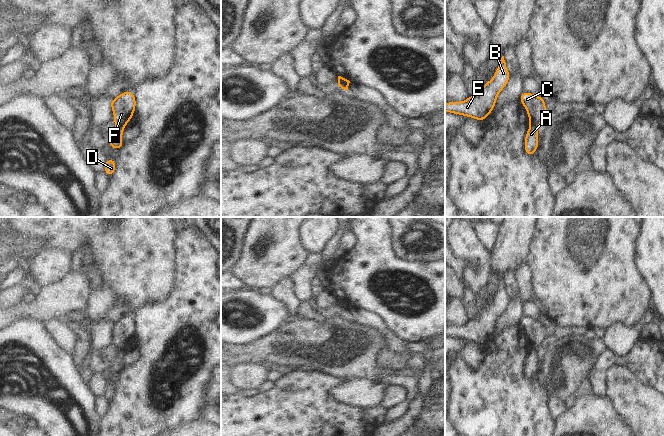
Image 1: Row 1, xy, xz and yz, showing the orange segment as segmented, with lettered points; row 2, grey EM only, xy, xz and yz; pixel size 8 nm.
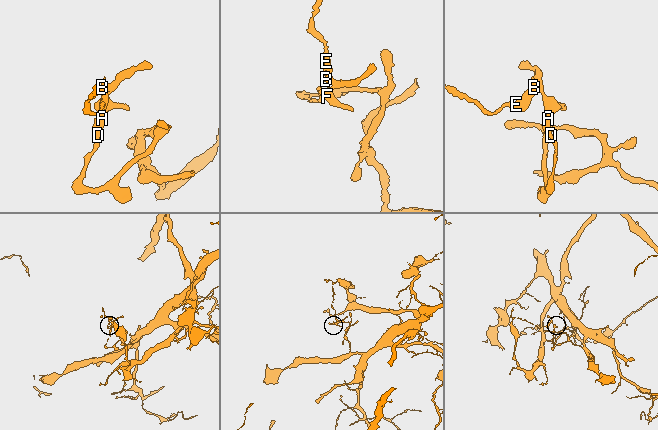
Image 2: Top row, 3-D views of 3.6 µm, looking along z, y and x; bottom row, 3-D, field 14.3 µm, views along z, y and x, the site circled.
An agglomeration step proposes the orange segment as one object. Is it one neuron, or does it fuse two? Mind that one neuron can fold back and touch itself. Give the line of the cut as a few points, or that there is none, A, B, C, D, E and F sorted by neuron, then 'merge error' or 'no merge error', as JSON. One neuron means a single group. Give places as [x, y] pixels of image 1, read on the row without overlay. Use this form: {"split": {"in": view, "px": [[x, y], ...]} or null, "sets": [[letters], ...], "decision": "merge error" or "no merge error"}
{"split": {"in": "xy", "px": [[123, 349], [116, 350]]}, "sets": [["A", "D"], ["B", "C", "E", "F"]], "decision": "merge error"}

